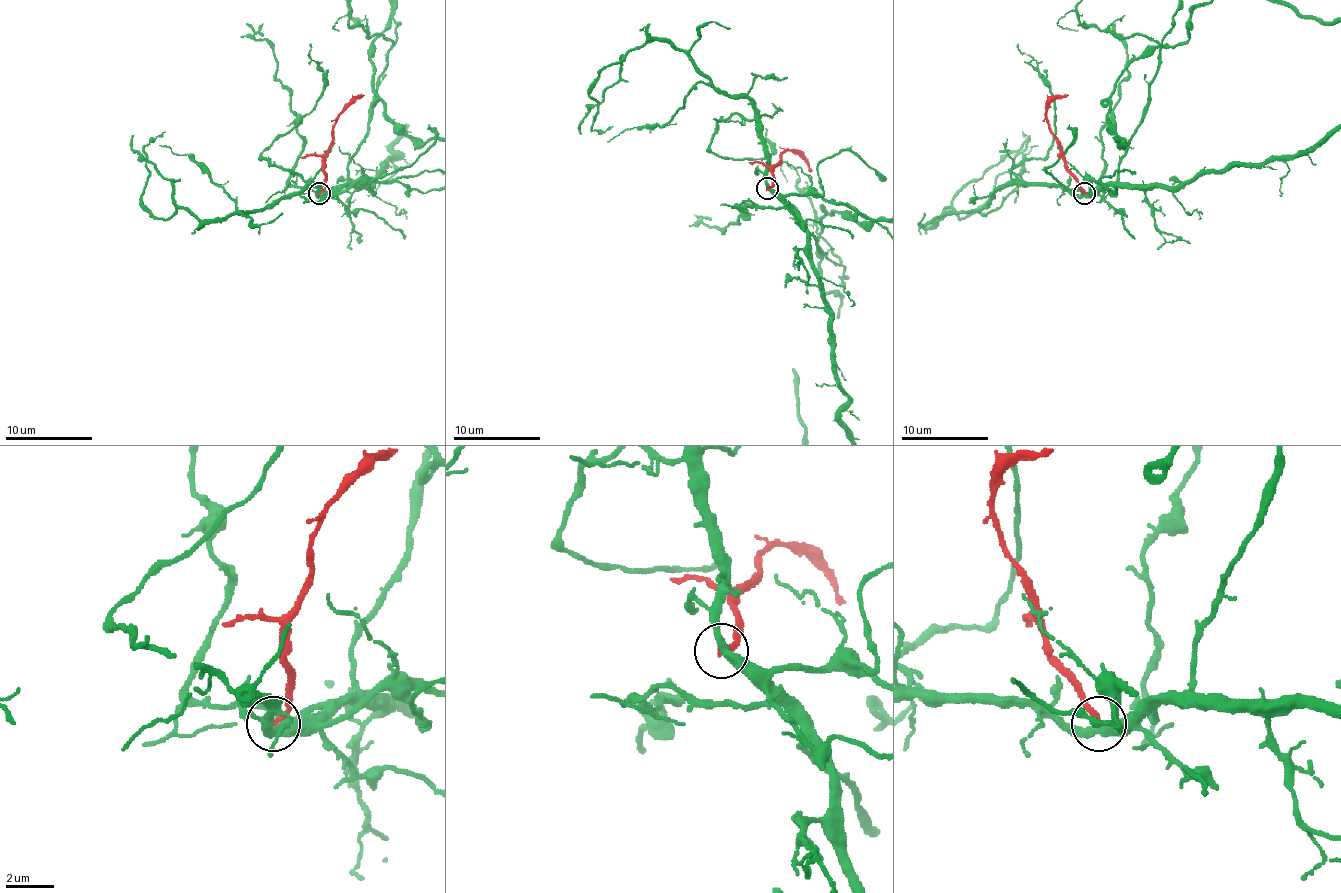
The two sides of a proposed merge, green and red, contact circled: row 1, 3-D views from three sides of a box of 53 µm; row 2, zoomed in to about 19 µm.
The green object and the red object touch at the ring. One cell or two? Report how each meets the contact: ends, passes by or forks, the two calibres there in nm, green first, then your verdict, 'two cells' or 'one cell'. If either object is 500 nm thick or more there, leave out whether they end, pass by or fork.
green passes by; red ends there; 360 nm thick on the green side, 220 nm on the other; two cells

